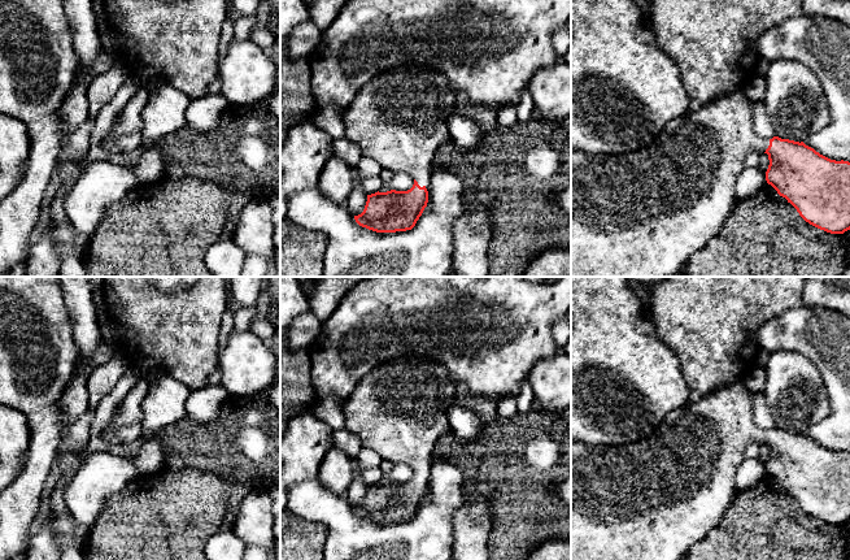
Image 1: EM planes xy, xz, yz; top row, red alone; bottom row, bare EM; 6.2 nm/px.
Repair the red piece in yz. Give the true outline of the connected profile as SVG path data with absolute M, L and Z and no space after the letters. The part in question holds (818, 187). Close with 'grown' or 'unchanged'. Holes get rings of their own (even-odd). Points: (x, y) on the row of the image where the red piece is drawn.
M738 87L727 96L702 105L698 110L688 110L683 116L670 120L661 134L649 146L638 151L598 155L571 151L571 277L674 277L683 272L688 260L715 238L731 217L732 209L738 199L736 183L740 173L745 169L745 160L751 152L768 155L767 183L780 196L785 197L806 222L831 234L844 234L850 230L850 162L831 160L803 142L799 143L779 136L773 136L770 140L760 138L754 129L753 110L745 88Z; grown

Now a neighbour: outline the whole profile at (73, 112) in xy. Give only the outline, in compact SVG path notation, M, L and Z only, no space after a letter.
M75 81L60 107L58 117L66 136L86 122L88 118L88 99L84 82Z

